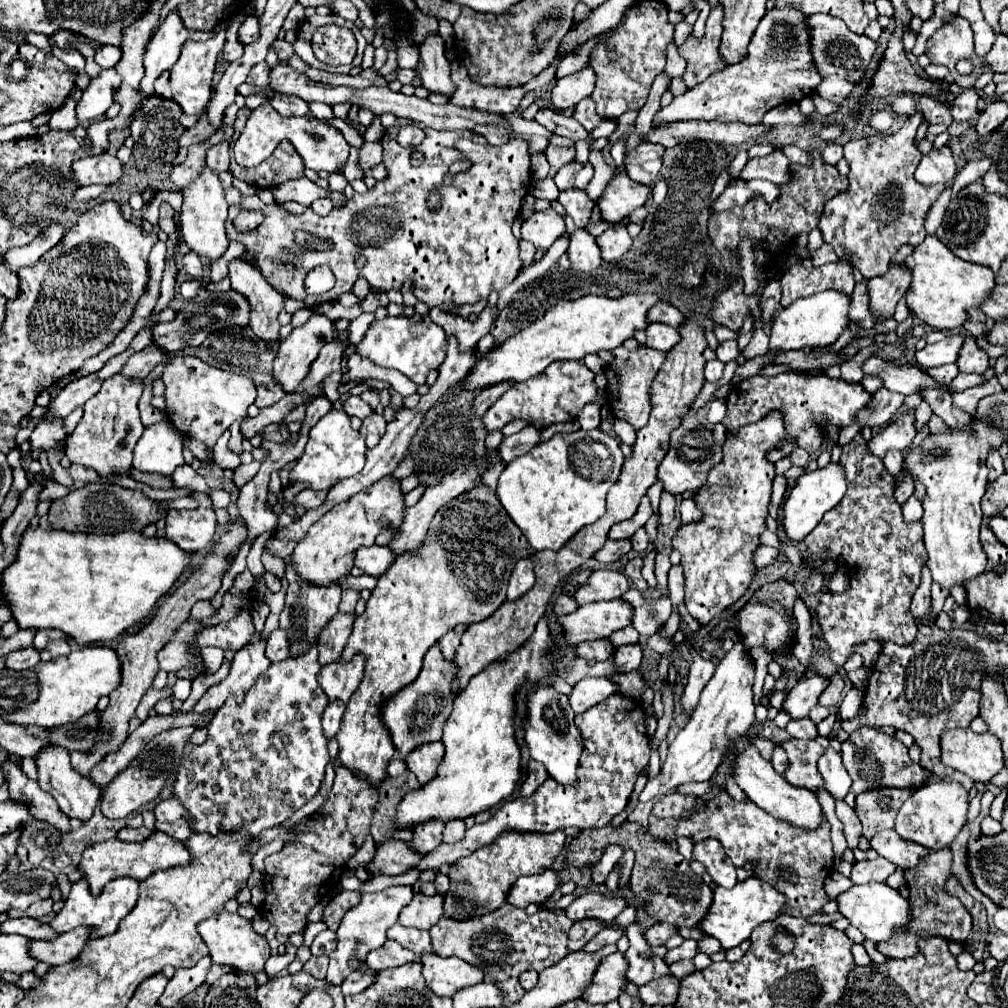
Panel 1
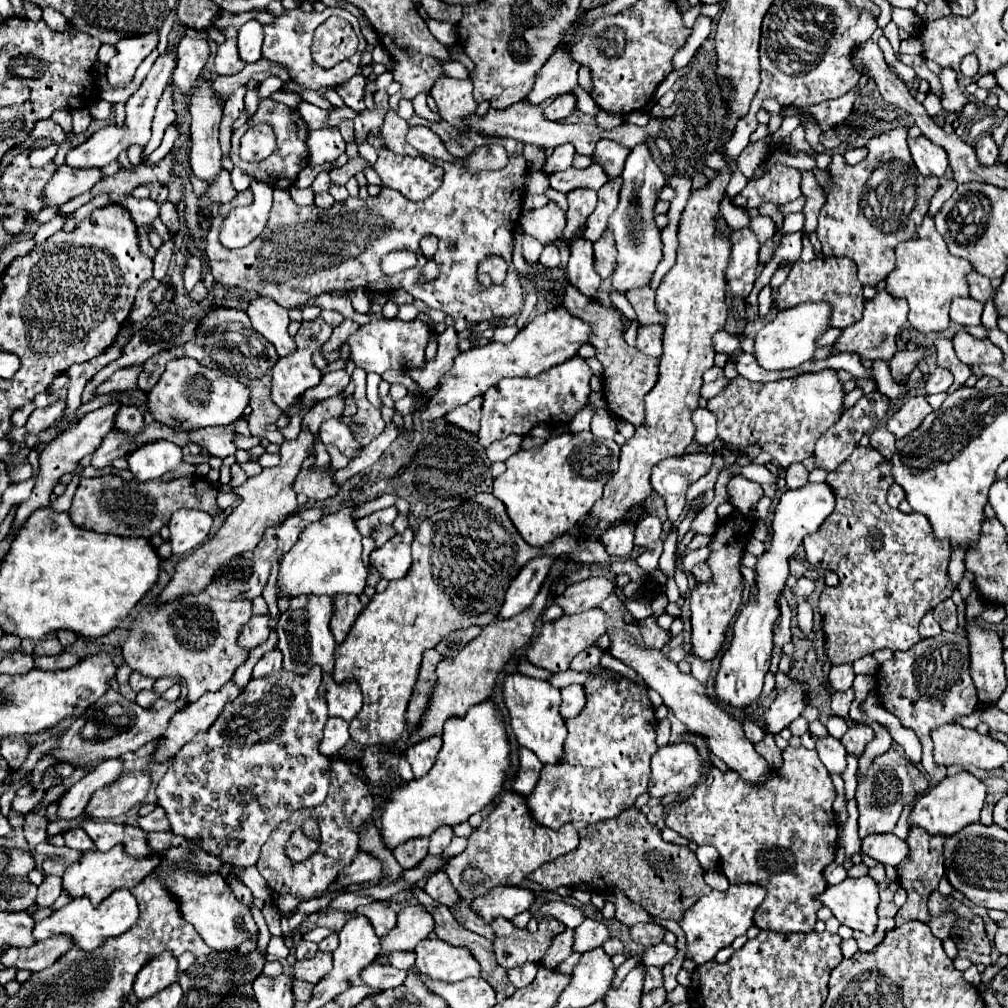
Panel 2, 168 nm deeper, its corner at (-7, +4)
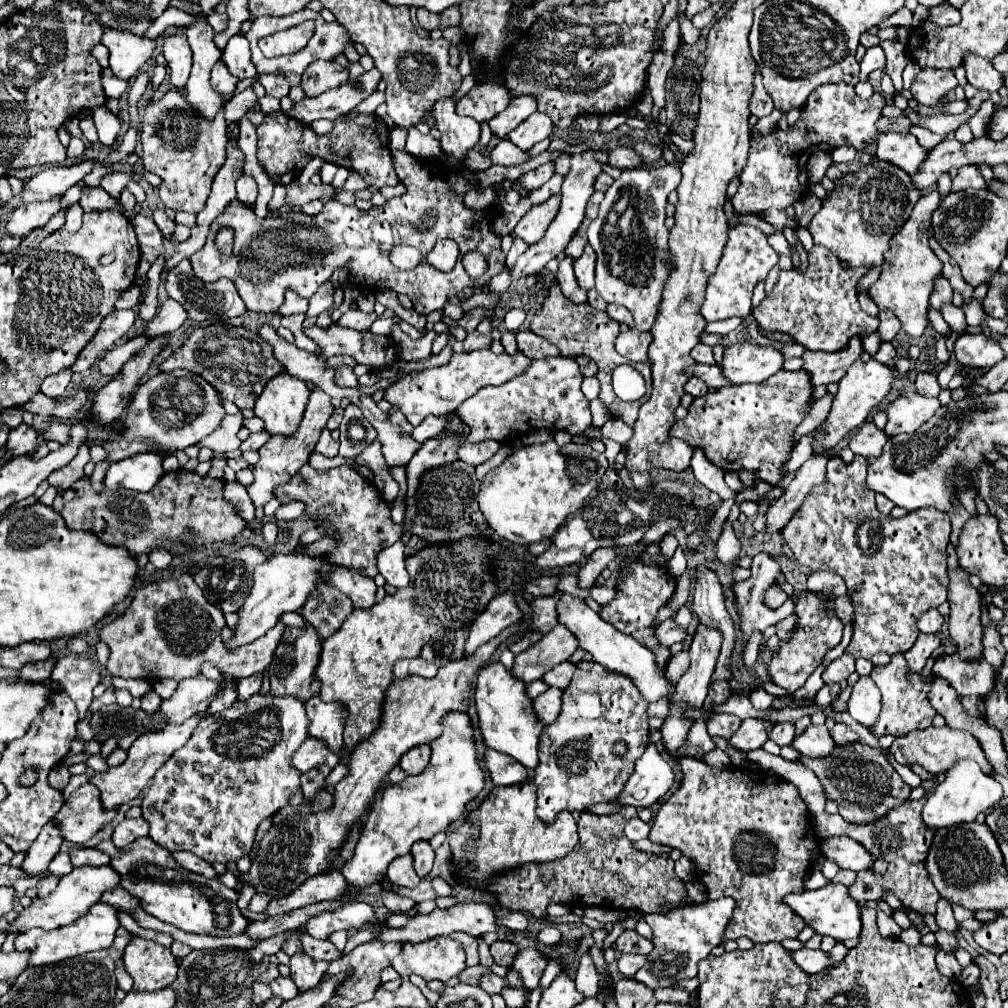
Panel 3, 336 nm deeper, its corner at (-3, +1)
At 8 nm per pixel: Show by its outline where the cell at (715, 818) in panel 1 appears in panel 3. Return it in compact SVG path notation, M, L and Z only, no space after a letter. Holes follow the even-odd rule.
M688 755L680 757L680 767L684 771L684 779L674 795L658 809L650 841L676 847L684 853L684 857L692 859L698 865L696 877L706 885L710 899L726 895L736 899L736 911L728 923L724 941L738 937L750 937L754 943L796 939L806 923L784 903L784 897L806 891L804 877L812 871L814 855L820 851L820 839L812 827L810 811L798 789L782 777L762 769L730 767L720 771Z

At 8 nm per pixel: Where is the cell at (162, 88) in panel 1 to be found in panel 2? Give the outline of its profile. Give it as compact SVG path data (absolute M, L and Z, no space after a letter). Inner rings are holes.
M168 86L158 102L158 108L156 108L156 116L154 116L154 122L152 122L152 138L150 142L146 144L144 152L142 152L142 161L146 160L162 142L162 136L164 136L164 130L174 122L176 114L172 110L172 86Z

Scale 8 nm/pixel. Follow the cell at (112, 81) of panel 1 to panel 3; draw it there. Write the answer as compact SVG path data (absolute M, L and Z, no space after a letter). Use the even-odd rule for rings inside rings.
M106 29L102 43L110 51L110 69L114 77L124 81L132 79L156 49L156 39L120 33L118 29Z

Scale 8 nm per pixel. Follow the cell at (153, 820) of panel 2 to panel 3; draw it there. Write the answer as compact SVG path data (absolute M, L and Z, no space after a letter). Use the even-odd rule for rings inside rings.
M144 817L138 819L124 819L112 833L112 841L116 843L116 847L126 847L128 843L132 843L138 837L146 837L150 831L148 821L144 821Z

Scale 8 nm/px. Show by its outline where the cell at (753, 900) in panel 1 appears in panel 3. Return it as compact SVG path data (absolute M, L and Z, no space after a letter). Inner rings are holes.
M722 897L714 901L706 901L700 905L686 905L680 909L672 909L670 913L654 913L646 915L646 923L654 931L654 949L648 955L648 963L636 973L636 981L646 983L650 989L670 987L676 981L696 977L698 961L706 959L710 951L722 943L724 931L732 913L736 909L736 901L732 897Z

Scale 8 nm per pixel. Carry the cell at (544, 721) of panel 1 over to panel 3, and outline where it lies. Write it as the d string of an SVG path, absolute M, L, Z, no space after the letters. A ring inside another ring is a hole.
M490 663L478 675L474 701L476 701L476 709L480 717L480 731L482 731L484 743L490 749L512 755L526 769L530 771L536 769L540 765L540 759L538 759L540 735L546 723L540 721L540 717L536 715L534 701L526 693L526 683L512 677L512 673L506 671L502 663Z

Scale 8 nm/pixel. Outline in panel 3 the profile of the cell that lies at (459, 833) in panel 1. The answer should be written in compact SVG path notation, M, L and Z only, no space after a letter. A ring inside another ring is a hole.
M418 841L416 845L412 845L412 855L414 855L416 873L420 877L424 877L432 869L432 863L434 863L434 849L432 849L432 845L428 841Z

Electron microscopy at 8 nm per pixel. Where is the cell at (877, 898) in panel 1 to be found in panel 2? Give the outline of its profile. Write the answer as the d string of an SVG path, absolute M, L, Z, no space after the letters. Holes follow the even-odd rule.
M870 876L846 878L836 886L828 886L828 890L820 894L820 902L832 910L832 916L838 918L840 924L868 936L874 934L878 924L876 906L880 898L878 884Z

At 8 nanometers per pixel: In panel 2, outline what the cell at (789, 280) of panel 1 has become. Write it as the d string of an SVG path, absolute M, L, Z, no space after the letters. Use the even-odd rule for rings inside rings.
M837 256L814 258L808 264L798 260L792 266L786 282L780 288L776 288L774 306L776 310L784 310L806 302L828 302L832 306L832 318L828 322L830 328L844 330L854 322L860 322L864 310L864 298L862 298L862 284L856 278L856 264L849 258Z

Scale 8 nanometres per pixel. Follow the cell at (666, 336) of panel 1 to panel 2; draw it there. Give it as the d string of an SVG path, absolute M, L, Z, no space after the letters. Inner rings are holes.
M654 324L654 326L638 326L638 334L636 334L636 350L640 350L646 356L660 356L662 354L662 326Z

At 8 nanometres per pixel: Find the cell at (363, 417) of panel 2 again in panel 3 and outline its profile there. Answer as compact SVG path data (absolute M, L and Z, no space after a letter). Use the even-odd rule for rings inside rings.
M348 405L340 425L340 457L358 457L368 445L372 445L374 439L376 429L372 423L362 415L360 409L356 409L356 405Z

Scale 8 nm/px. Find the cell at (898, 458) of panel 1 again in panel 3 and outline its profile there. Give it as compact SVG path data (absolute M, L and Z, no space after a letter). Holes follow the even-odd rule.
M864 423L858 429L858 433L850 439L850 449L854 451L854 455L880 457L886 441L888 441L888 437L884 431L880 431L874 423Z

